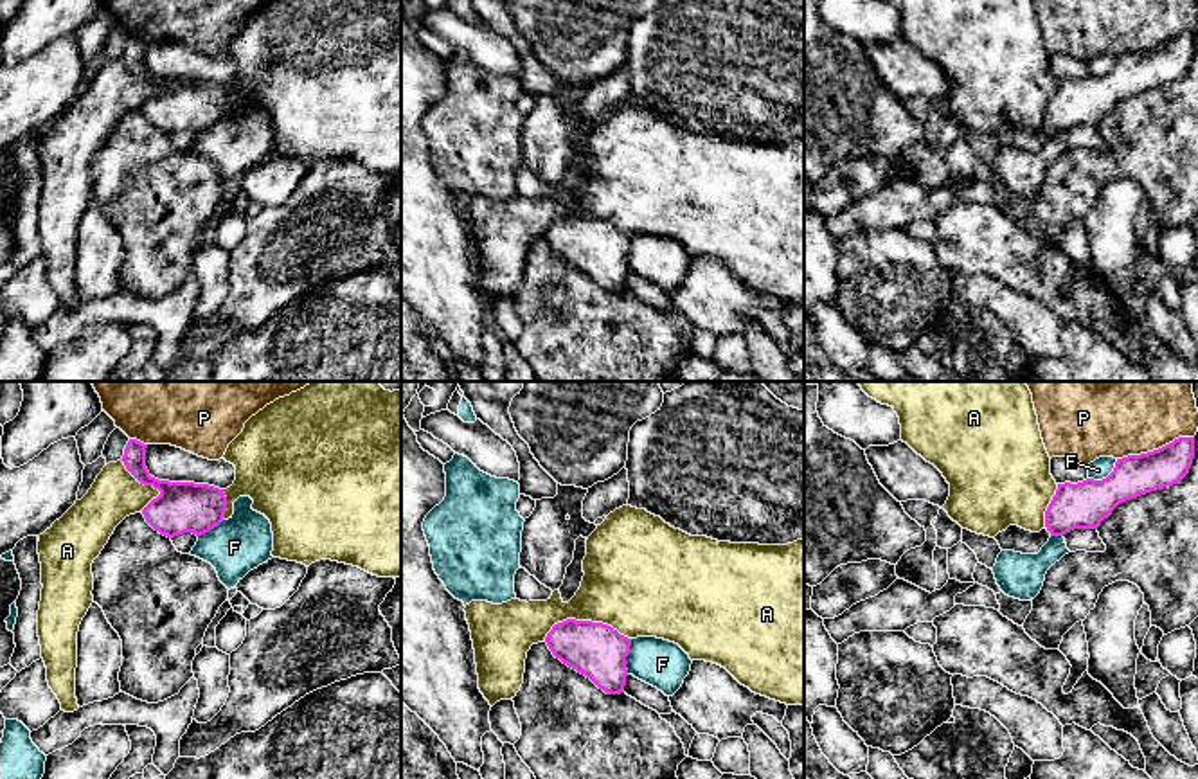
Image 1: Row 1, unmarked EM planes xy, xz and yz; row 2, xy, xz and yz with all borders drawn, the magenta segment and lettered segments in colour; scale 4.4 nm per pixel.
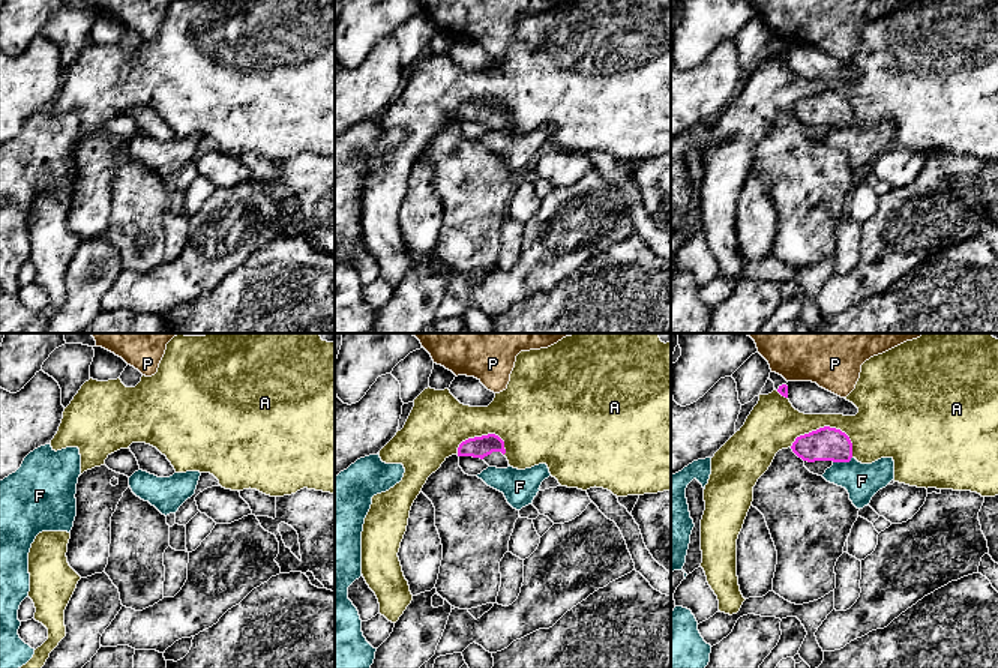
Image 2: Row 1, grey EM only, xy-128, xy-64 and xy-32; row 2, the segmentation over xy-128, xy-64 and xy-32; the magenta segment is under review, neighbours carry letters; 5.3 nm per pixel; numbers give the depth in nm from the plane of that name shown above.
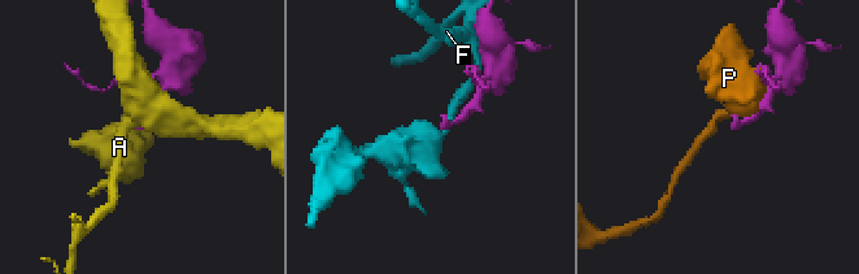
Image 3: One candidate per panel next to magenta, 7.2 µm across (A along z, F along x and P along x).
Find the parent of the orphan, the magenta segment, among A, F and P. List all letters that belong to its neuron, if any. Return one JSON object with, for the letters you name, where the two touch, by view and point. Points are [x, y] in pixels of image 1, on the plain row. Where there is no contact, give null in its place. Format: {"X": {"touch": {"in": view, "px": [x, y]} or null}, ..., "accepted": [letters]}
{"accepted": []}

